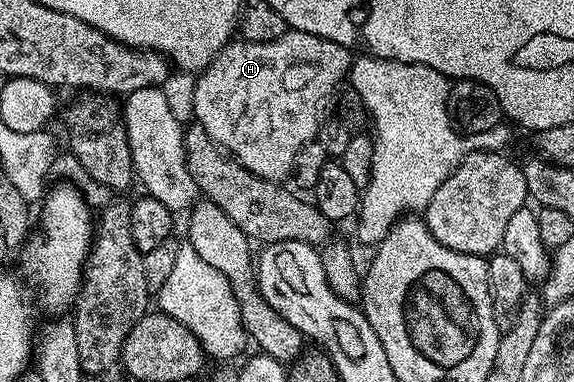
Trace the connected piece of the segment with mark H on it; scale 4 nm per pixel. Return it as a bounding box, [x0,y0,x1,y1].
[194,30,352,181]

